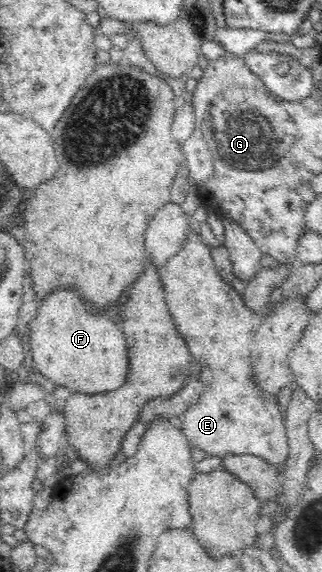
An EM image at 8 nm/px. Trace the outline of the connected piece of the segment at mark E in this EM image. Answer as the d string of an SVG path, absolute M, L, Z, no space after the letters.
M196 226L191 227L186 234L186 242L182 244L182 250L170 256L166 270L160 274L166 290L166 302L180 337L189 348L193 360L213 372L213 379L210 380L210 385L206 386L206 392L193 406L179 415L177 421L192 448L204 450L209 456L222 457L226 454L259 456L271 466L278 468L284 476L289 455L284 413L280 413L277 399L268 399L262 395L262 391L253 380L254 373L251 372L253 339L264 320L264 311L258 313L248 308L241 294L229 282L222 280L215 269L209 248L210 246L202 241Z

